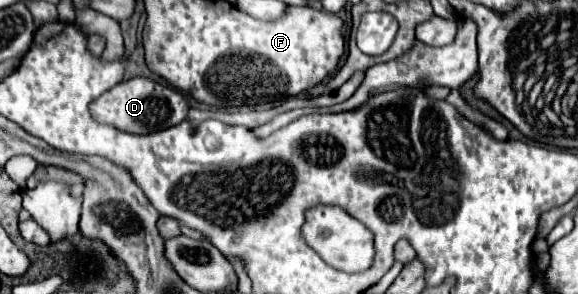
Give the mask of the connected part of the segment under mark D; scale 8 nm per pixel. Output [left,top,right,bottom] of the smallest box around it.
[91,78,189,134]

